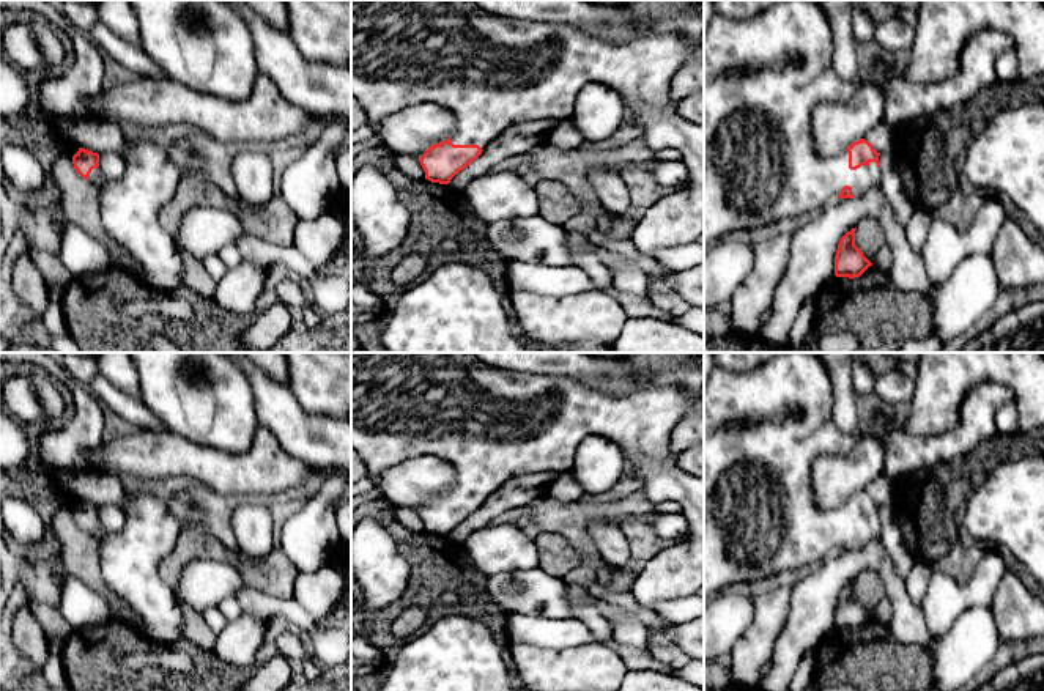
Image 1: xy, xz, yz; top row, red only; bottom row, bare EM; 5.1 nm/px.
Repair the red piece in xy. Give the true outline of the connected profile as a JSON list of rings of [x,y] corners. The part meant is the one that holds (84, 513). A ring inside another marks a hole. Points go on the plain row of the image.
[[[79,501],[79,504],[72,508],[72,516],[82,530],[98,538],[101,530],[98,505],[88,504],[85,501]]]

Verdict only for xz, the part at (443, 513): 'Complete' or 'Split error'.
Split error

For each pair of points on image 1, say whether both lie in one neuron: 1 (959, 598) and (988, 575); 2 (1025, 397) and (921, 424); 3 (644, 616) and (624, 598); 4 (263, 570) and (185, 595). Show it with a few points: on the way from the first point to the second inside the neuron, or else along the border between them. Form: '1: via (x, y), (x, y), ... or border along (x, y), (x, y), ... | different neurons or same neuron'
1: via (966, 595), (981, 581) | same neuron
2: via (1002, 373), (972, 373), (948, 397) | same neuron
3: border along (600, 600), (629, 611), (635, 611), (640, 606) | different neurons
4: border along (208, 559), (230, 562), (246, 583) | different neurons

